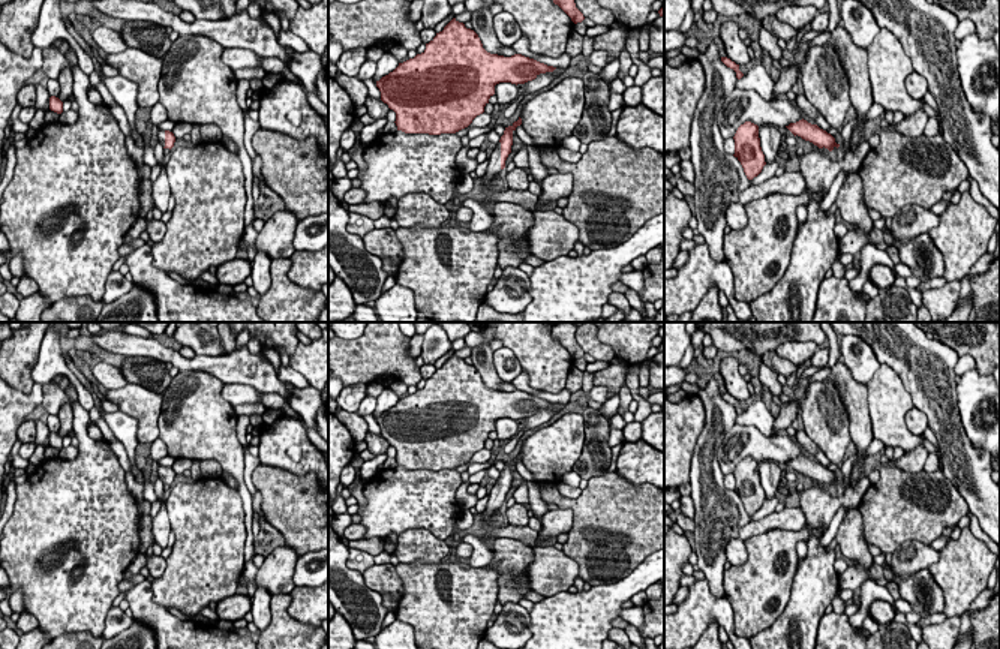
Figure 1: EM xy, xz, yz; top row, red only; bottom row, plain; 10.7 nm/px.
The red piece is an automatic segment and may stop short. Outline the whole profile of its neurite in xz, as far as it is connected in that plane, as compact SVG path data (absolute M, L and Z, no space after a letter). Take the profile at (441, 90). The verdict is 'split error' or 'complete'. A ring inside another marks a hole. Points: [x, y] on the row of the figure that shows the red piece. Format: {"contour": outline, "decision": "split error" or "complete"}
{"contour": "M453 18L426 43L426 49L376 81L381 100L396 112L397 130L405 133L456 133L484 112L499 82L525 84L556 67L522 54L504 57L483 48L478 34Z", "decision": "complete"}

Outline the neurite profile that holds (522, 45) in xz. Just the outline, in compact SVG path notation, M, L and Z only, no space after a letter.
M522 36L511 48L516 51L516 54L522 54L525 57L534 58L540 63L544 63L544 64L553 66L553 67L567 69L571 61L571 57L565 52L562 55L559 55L558 58L534 54L529 49L529 40L526 36Z

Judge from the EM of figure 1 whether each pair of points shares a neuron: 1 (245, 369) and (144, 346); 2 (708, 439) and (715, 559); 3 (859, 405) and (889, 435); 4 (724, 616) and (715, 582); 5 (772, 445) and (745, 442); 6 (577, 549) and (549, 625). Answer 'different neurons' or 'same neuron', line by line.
1: same neuron
2: same neuron
3: different neurons
4: different neurons
5: same neuron
6: different neurons

